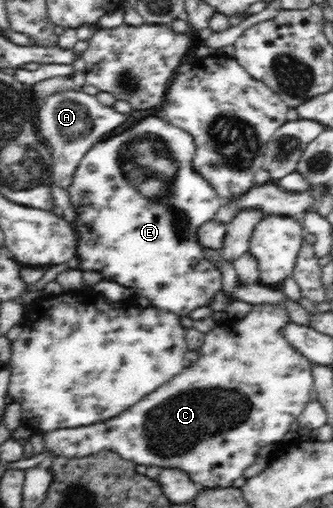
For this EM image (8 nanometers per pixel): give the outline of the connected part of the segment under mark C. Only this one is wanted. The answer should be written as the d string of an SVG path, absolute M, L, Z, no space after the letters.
M264 303L264 305L252 305L249 314L241 320L228 318L223 323L216 325L215 328L205 333L202 345L198 348L198 359L186 369L182 370L180 375L176 375L170 383L166 383L164 387L158 387L158 391L146 395L138 405L130 407L128 411L124 411L122 415L108 419L104 423L94 423L90 427L76 427L76 429L58 429L49 432L43 432L45 441L45 449L50 451L52 457L86 457L92 453L98 453L102 449L112 449L116 451L122 459L138 463L140 465L158 465L162 468L178 468L186 472L194 483L199 484L203 488L228 488L232 486L232 482L238 477L242 477L243 471L250 467L261 447L266 447L270 444L282 443L284 435L288 432L290 424L304 411L308 402L310 402L310 391L313 390L314 378L312 375L311 361L304 357L288 341L282 336L281 329L290 323L288 312L285 311L283 305L272 305Z

